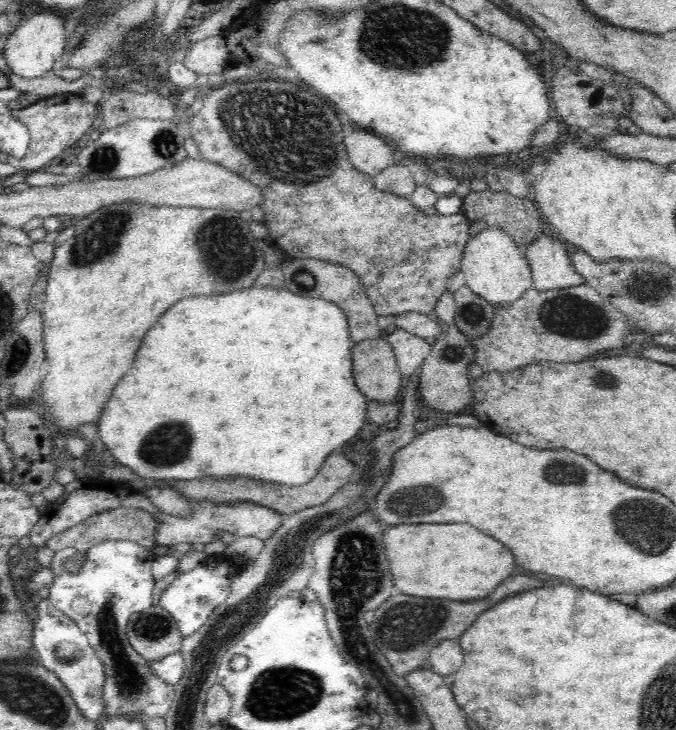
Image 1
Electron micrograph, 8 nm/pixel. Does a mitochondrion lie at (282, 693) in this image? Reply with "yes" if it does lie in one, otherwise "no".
yes

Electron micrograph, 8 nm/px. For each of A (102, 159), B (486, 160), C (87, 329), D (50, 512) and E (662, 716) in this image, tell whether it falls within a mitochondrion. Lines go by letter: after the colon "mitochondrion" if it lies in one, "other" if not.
A: mitochondrion
B: other
C: other
D: other
E: mitochondrion

